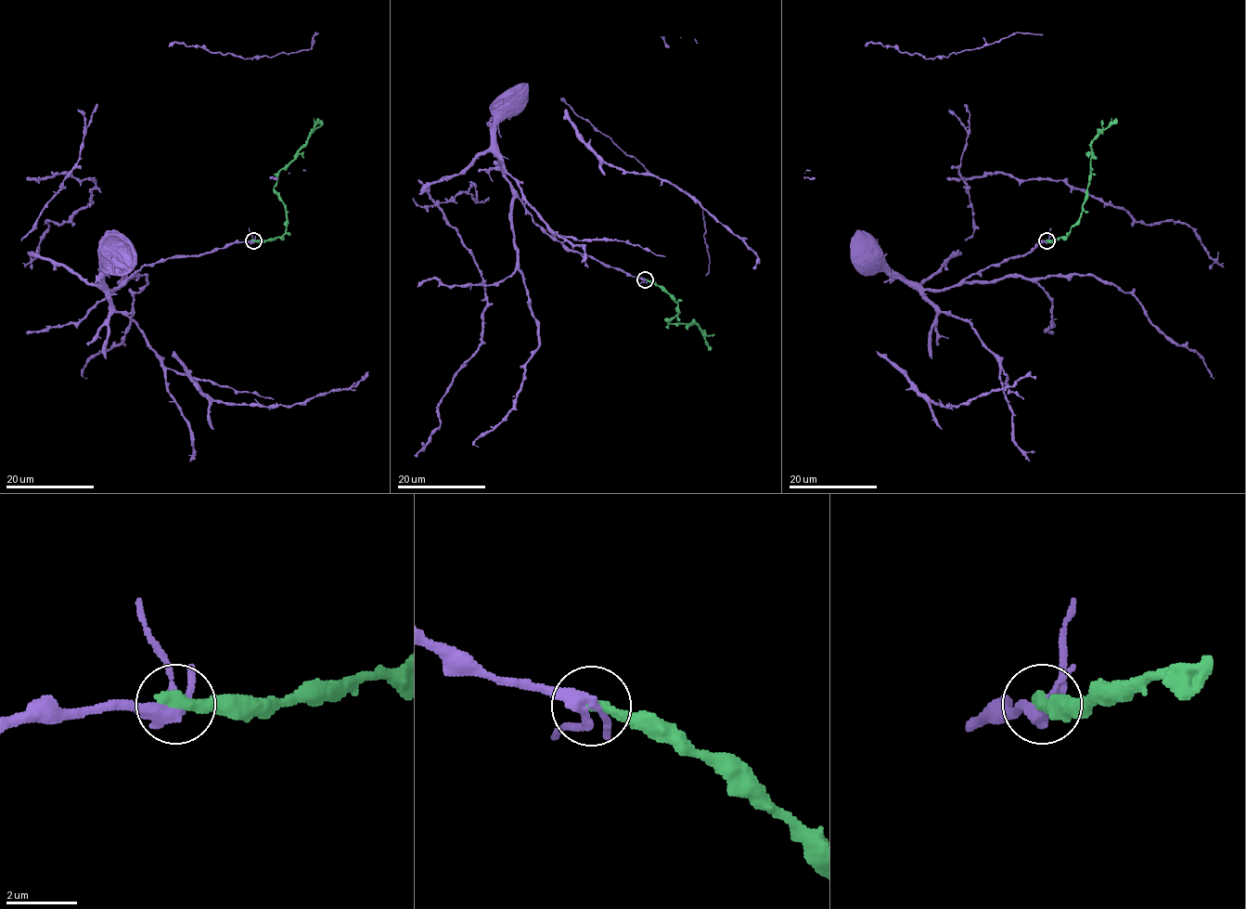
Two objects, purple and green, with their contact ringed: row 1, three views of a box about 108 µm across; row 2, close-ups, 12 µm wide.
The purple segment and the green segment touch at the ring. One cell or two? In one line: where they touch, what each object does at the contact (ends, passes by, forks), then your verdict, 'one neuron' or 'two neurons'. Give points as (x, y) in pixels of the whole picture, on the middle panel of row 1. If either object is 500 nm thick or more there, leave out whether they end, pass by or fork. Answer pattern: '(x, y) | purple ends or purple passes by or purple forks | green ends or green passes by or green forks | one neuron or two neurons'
(645, 279) | purple forks | green ends | one neuron

